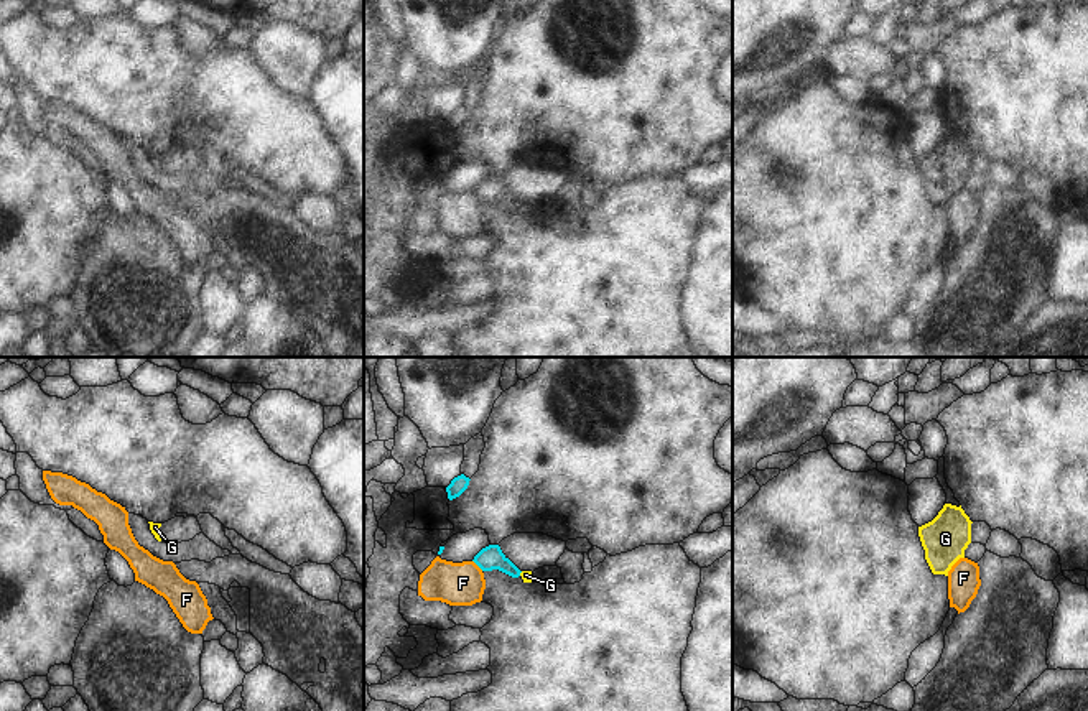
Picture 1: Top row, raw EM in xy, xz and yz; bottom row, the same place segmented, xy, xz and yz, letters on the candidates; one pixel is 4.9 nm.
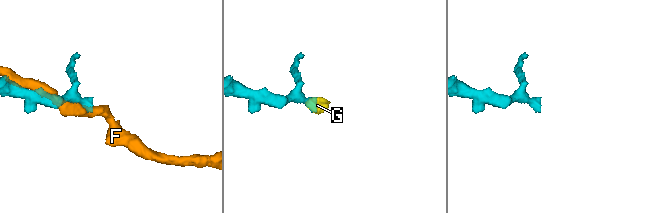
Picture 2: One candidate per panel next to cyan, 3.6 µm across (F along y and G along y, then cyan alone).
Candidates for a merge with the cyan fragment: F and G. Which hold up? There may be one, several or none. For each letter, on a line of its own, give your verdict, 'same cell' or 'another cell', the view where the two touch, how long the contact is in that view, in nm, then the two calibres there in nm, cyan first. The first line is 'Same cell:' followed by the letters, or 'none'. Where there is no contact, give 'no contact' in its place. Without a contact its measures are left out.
Same cell: G
F: another cell; meets cyan in xz; contact 80 nm long; 120 nm thick on the cyan side, 200 nm on the other
G: same cell; meets cyan in xz; contact 30 nm long; 120 nm thick on the cyan side, 50 nm on the other

